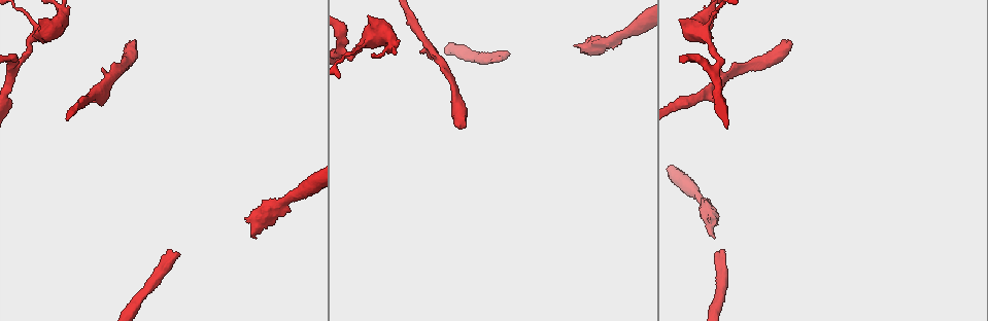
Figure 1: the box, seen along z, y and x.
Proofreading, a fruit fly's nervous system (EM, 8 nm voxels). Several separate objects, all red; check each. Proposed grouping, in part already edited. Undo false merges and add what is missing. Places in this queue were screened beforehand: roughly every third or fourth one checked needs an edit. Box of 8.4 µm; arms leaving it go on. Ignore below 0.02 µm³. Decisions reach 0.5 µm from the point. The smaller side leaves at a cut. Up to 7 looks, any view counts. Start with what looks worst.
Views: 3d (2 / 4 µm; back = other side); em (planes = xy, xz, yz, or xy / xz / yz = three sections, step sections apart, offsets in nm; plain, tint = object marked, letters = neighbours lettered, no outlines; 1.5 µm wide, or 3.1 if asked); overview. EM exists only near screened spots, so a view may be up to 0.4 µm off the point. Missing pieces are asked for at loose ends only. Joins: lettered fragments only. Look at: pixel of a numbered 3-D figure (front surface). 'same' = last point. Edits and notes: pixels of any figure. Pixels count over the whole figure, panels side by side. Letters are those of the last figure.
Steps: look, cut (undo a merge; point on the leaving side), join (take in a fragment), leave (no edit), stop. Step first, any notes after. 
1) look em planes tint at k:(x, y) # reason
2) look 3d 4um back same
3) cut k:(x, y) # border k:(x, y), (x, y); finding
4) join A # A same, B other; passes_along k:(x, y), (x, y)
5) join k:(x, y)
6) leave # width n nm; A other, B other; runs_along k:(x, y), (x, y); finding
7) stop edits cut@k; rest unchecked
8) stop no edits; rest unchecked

look 3d 2um at 1:(718, 254)

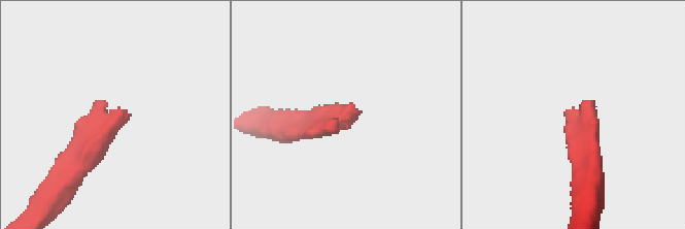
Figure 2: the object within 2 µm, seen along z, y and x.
look em planes letters at 2:(356, 113)

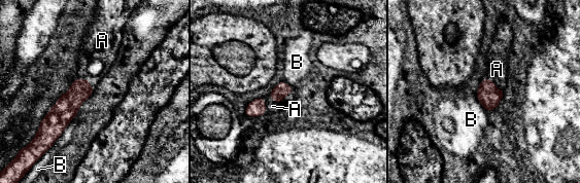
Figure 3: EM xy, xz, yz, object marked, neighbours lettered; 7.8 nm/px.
join A # A same, B other; it goes on there

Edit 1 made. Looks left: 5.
look 3d 4um at 1:(431, 59) # free end

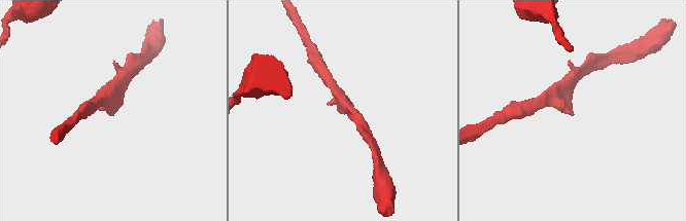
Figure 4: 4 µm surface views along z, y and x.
look em planes letters at 4:(111, 115) # shape alone is not enough

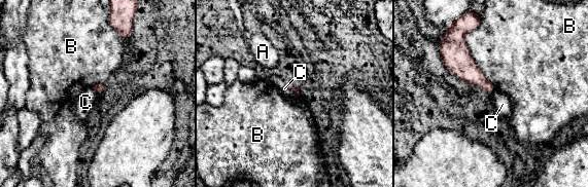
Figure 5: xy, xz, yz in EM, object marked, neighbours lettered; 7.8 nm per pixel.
leave # A other, B other, C other; border 5:(92, 88), (98, 94); no lettered fragment goes on from it

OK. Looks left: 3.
look em planes letters at 1:(618, 36) # narrows sharply

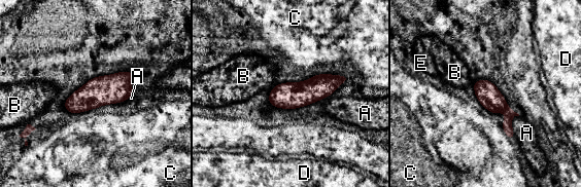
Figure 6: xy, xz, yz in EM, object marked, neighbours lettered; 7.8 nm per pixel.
leave # longest_contact A 170 nm; A other, B other, C other, D other, E other; border 6:(500, 124), (510, 141); all the same neuron

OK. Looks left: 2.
stop edits join@3; rest unchecked

